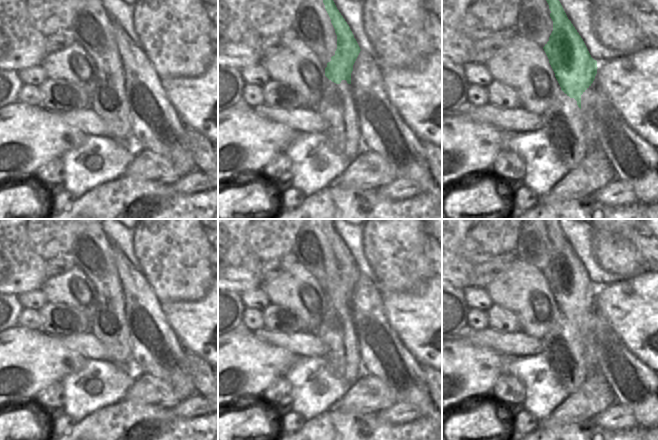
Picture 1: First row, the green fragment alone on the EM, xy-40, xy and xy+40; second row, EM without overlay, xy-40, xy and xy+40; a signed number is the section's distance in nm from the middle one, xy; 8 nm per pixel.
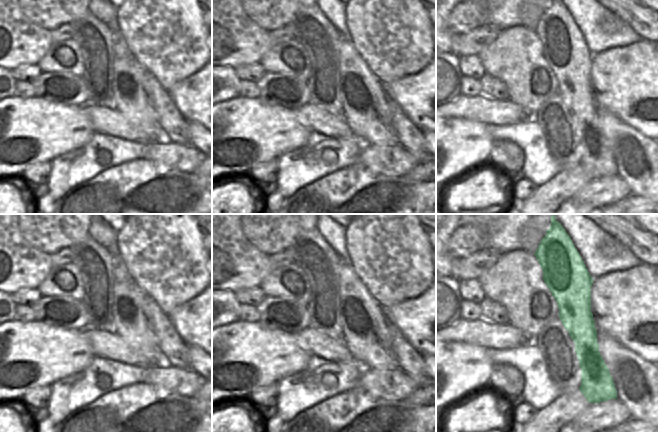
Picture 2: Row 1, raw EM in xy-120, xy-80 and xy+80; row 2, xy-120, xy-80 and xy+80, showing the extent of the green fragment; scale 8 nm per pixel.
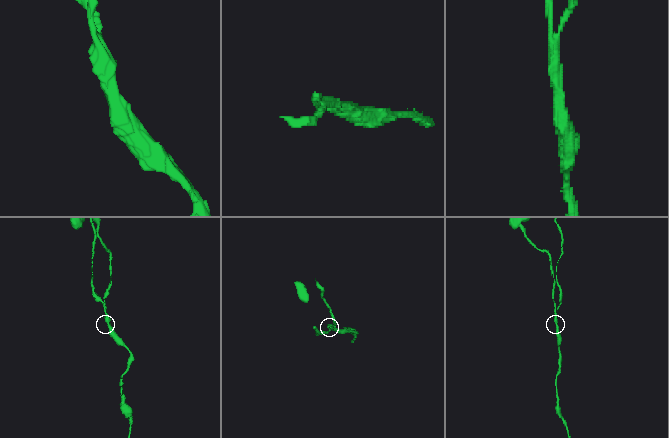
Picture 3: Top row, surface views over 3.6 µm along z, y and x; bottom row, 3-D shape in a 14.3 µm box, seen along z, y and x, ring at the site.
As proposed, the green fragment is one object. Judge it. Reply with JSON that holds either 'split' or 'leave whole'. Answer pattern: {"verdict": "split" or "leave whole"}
{"verdict": "split"}

